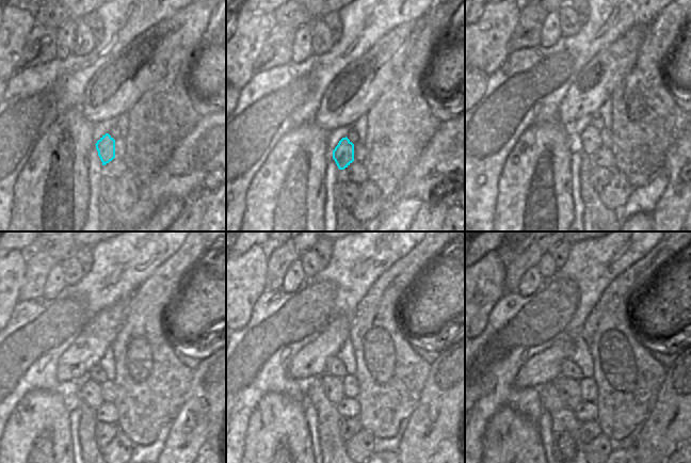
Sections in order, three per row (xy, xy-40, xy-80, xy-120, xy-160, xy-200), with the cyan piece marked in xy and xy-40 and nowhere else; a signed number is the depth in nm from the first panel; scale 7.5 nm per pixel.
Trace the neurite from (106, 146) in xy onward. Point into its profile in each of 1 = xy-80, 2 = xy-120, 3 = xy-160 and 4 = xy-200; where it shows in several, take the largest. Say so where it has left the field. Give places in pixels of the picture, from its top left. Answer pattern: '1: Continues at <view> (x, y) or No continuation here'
1: Continues at xy-80 (579, 157)
2: Continues at xy-120 (91, 392)
3: Continues at xy-160 (332, 387)
4: Continues at xy-200 (568, 388).

